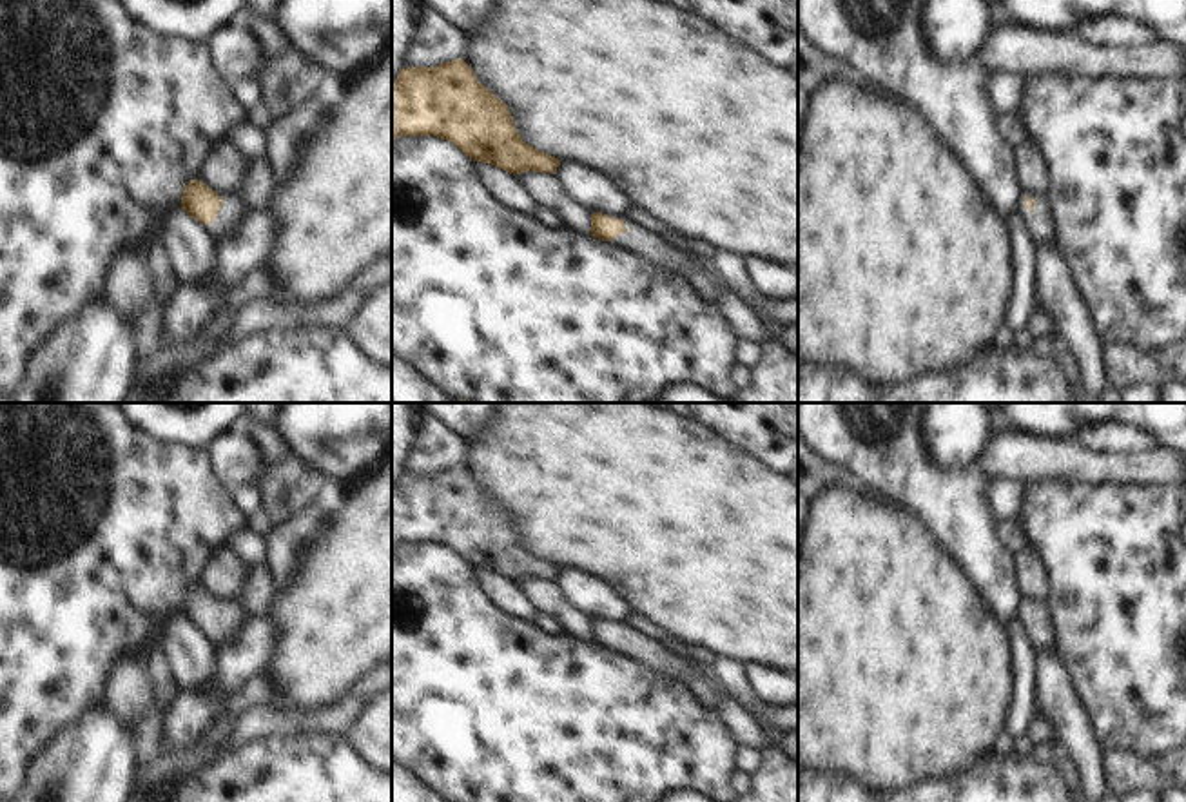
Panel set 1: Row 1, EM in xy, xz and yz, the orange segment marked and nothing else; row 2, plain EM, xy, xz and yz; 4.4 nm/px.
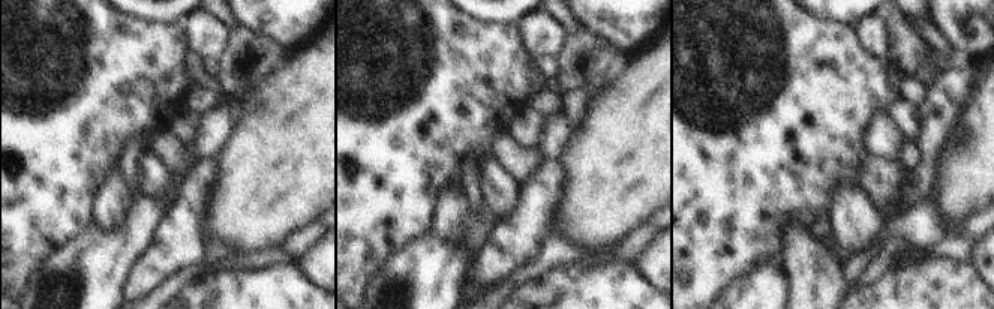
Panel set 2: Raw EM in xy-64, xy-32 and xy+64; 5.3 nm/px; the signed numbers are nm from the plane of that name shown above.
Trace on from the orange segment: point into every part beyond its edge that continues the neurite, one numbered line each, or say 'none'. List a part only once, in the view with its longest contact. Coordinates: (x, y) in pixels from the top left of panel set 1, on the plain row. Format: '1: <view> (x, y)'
1: xy (213, 637)

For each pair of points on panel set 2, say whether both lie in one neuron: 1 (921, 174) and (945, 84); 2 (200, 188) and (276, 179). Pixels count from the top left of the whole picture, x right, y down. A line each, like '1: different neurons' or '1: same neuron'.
1: same neuron
2: different neurons

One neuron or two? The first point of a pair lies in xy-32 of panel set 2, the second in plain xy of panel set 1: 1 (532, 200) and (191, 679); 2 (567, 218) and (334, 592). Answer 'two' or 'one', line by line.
1: two
2: one

